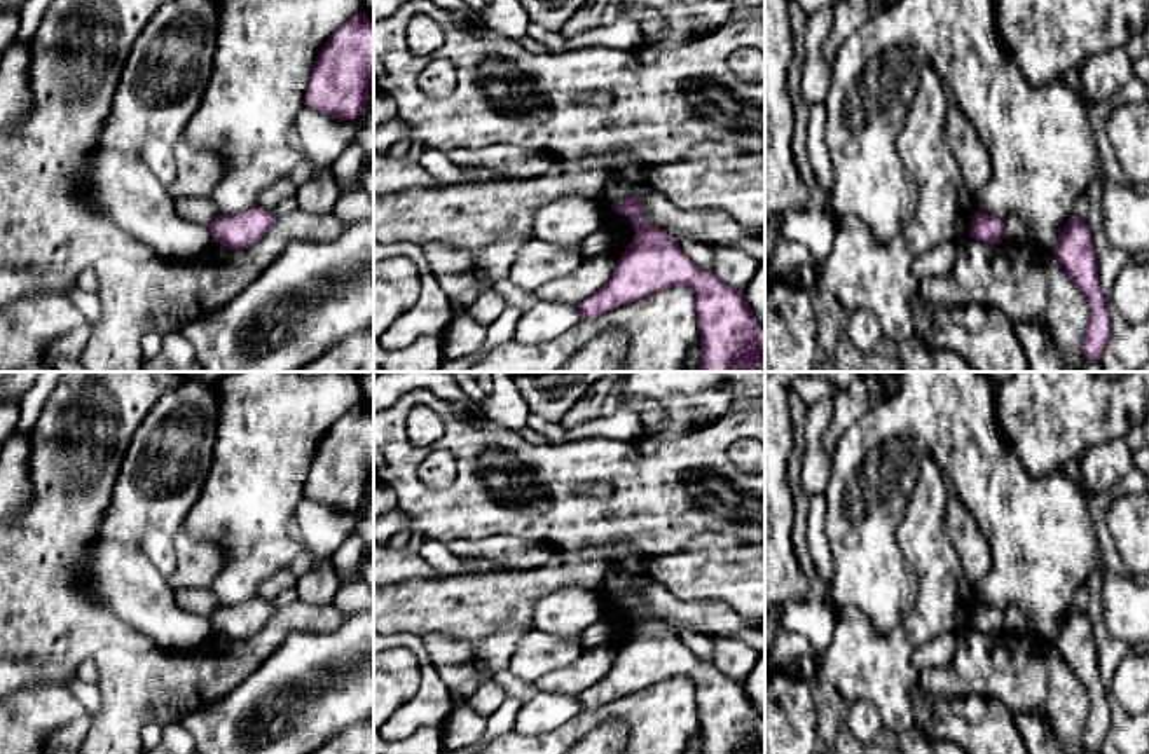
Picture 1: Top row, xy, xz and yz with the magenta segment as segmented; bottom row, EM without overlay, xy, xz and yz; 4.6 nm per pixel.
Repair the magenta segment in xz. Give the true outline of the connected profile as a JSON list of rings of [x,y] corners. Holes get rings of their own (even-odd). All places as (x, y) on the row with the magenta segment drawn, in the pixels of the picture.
[[[629,197],[615,206],[615,211],[634,222],[636,236],[620,255],[609,281],[594,295],[578,304],[581,319],[597,318],[618,305],[627,305],[660,290],[686,286],[695,295],[697,326],[700,332],[700,372],[765,372],[765,325],[761,325],[744,291],[725,284],[712,271],[695,265],[665,230],[639,220],[643,199]]]

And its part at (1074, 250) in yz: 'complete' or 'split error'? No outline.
complete

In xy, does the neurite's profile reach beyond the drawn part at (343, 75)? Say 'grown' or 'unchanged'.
unchanged

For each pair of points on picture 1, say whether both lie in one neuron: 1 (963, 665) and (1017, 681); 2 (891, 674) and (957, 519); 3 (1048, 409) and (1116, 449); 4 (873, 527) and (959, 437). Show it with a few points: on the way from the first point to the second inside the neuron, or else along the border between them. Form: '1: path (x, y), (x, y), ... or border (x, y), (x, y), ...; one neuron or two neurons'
1: path (976, 667), (1003, 667); one neuron
2: border (949, 496), (945, 534), (966, 575); two neurons
3: border (1123, 437), (1090, 445), (1078, 461); two neurons
4: path (839, 503), (861, 451), (880, 435), (908, 430); one neuron

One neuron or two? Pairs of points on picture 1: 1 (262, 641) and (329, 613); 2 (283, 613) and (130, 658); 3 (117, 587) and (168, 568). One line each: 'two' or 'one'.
1: one
2: one
3: two

